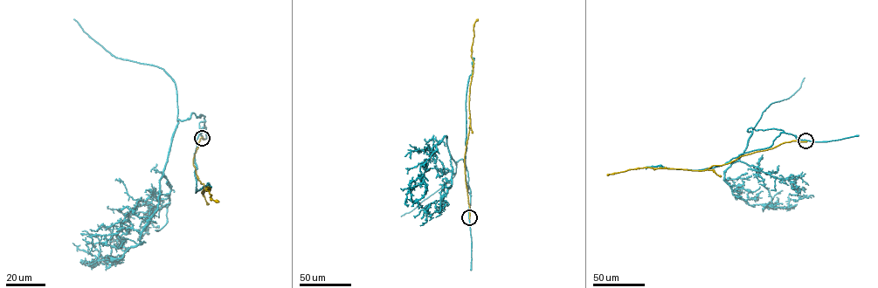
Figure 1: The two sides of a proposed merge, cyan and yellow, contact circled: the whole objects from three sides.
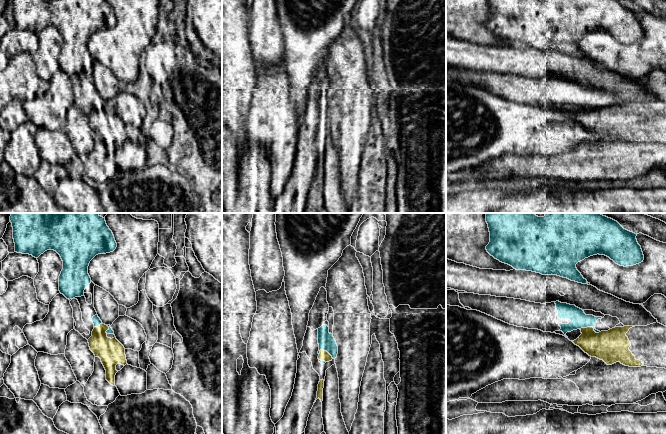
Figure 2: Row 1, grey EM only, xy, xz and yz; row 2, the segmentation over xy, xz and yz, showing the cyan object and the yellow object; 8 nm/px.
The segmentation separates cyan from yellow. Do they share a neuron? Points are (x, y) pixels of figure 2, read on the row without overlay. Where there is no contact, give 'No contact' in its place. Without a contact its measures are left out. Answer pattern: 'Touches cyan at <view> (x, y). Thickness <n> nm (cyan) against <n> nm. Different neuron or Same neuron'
Touches cyan at yz (590, 102). Thickness 140 nm (cyan) against 260 nm. Different neuron

